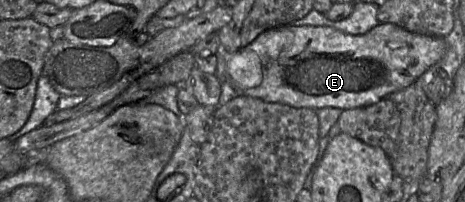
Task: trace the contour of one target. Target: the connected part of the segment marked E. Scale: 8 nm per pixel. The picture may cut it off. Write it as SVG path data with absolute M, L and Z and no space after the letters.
M379 23L377 26L364 34L352 35L339 31L329 26L297 26L284 25L271 28L262 32L254 41L247 46L241 47L229 59L226 67L226 80L231 84L238 95L246 95L253 98L262 99L268 103L281 103L295 108L319 109L324 107L334 107L342 110L354 109L358 107L374 104L384 98L388 98L391 93L402 90L420 77L426 70L437 63L446 52L444 38L424 35L408 31L394 23Z

